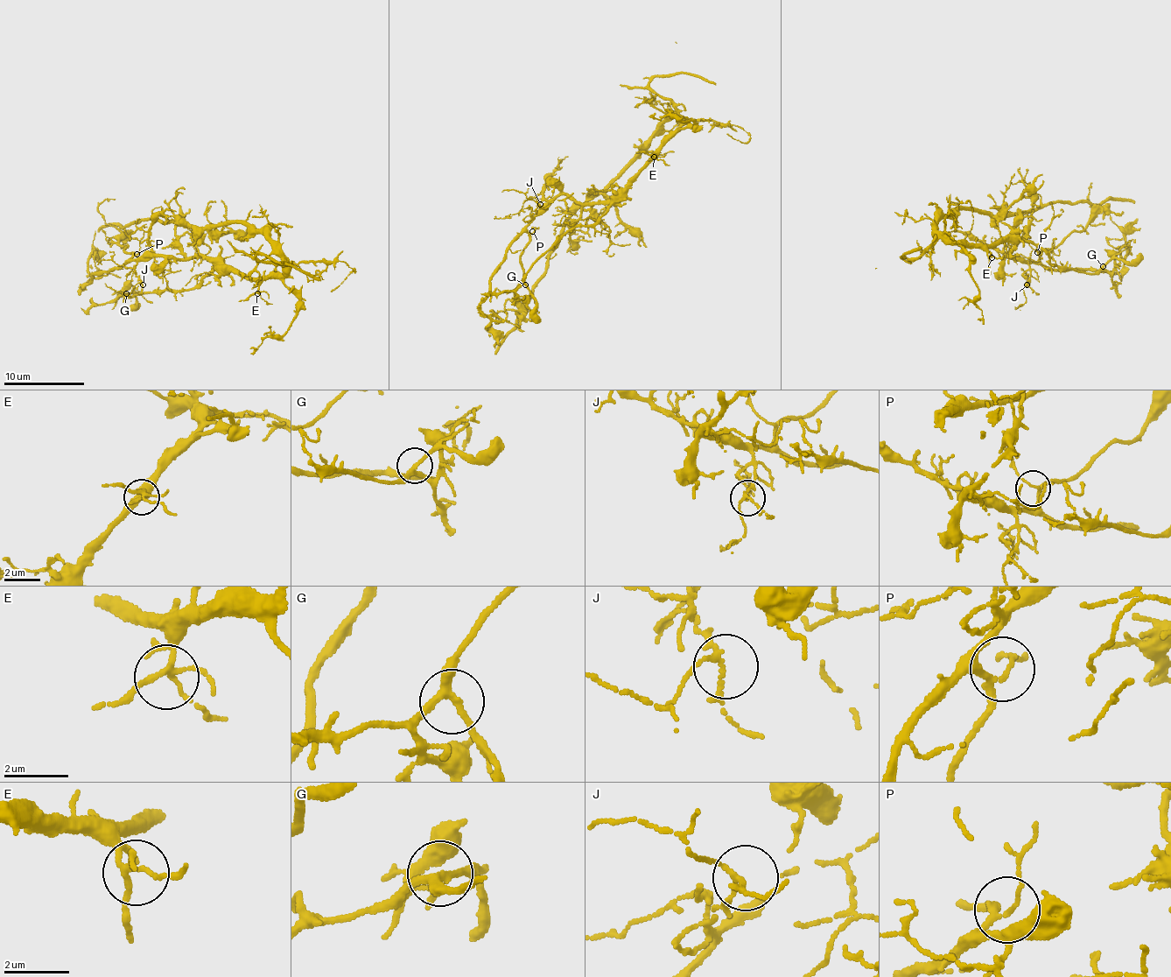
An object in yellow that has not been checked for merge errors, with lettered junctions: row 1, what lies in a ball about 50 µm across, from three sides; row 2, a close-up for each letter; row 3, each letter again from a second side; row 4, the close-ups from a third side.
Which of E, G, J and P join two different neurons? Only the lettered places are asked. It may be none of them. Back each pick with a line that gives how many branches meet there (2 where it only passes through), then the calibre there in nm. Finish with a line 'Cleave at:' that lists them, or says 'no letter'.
Cleave at: no letter

